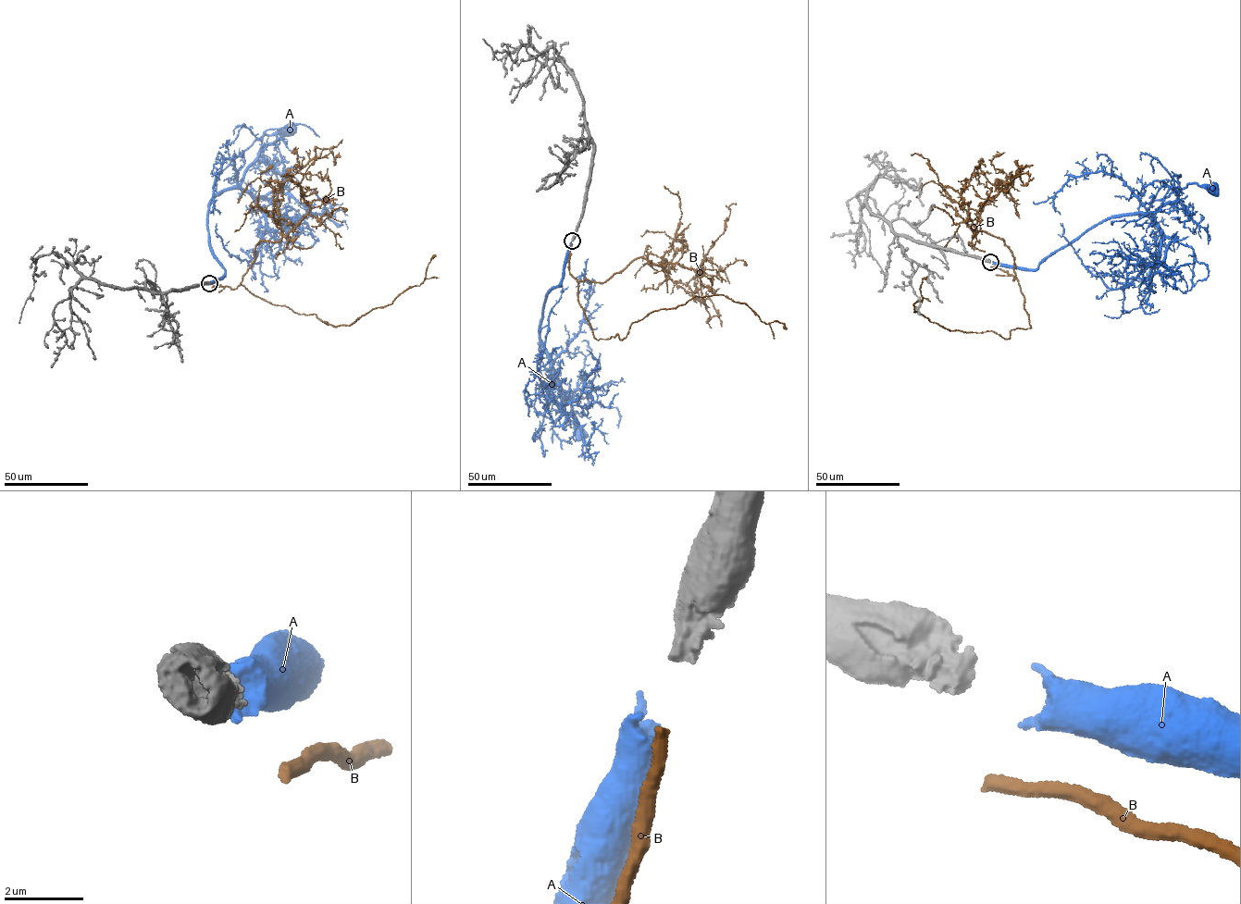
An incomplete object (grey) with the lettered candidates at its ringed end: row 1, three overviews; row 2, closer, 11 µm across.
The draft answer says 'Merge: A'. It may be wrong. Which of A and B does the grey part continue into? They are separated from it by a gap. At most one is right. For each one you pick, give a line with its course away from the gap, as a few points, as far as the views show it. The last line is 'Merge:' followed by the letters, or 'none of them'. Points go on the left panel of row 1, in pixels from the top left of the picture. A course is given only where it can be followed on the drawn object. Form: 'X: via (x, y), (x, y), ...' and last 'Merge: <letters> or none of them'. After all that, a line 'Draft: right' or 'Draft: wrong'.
A: via (209, 284), (225, 275), (207, 224), (212, 201), (226, 191), (217, 192), (218, 175), (256, 140), (291, 130)
Merge: A
Draft: right

